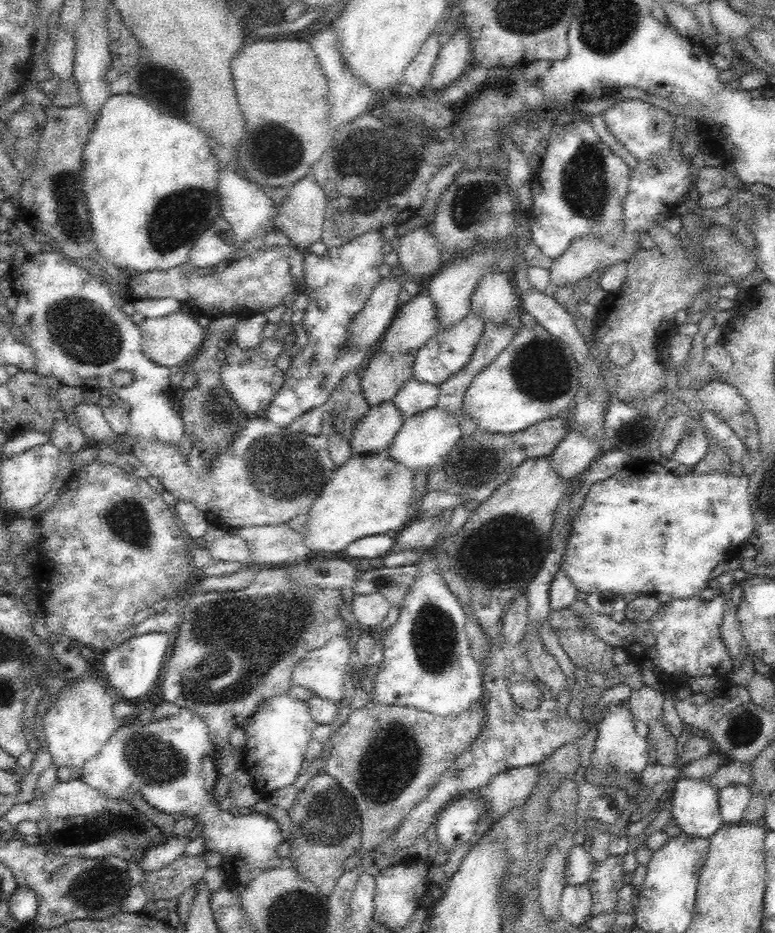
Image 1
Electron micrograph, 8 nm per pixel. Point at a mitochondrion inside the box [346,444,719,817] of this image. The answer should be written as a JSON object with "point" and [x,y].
{"point":[435,636]}

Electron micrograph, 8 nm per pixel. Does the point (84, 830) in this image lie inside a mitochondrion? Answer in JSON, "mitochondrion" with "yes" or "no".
{"mitochondrion":"yes"}

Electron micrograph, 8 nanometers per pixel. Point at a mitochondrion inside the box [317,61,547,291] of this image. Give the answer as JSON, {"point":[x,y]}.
{"point":[357,161]}

